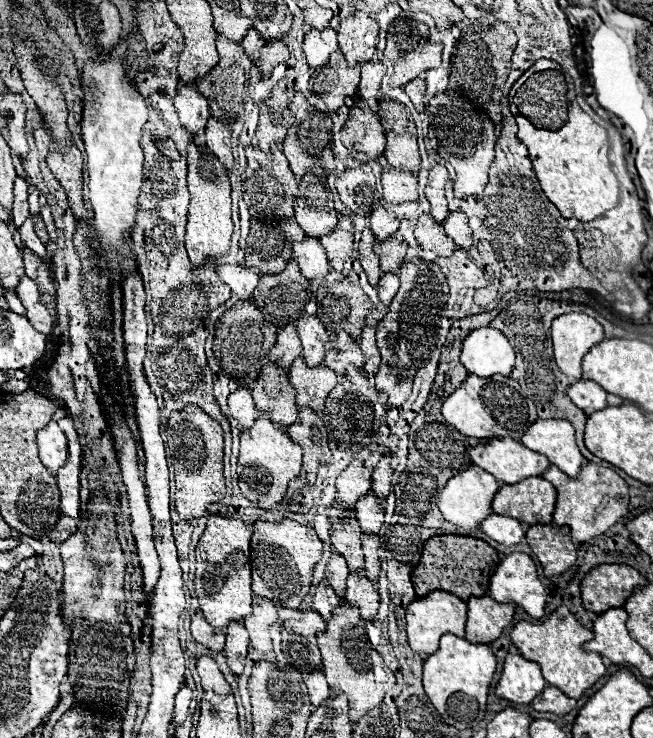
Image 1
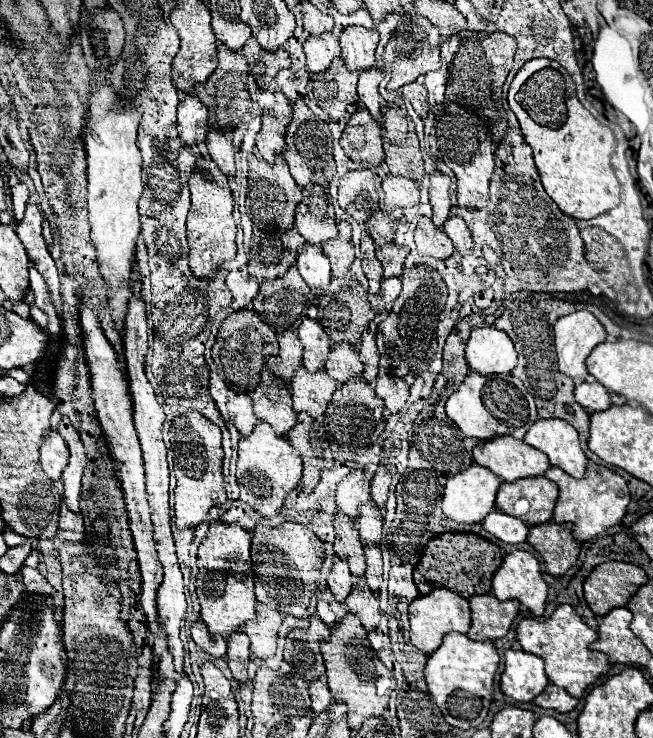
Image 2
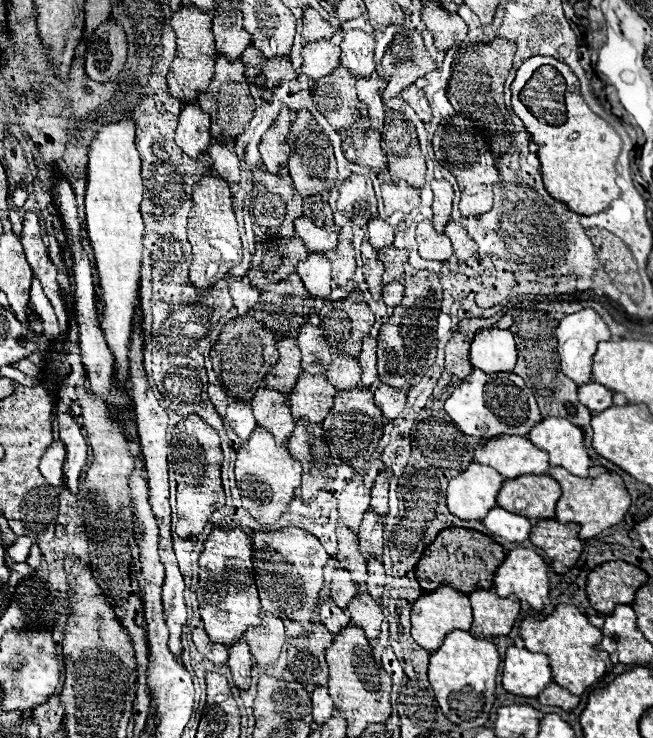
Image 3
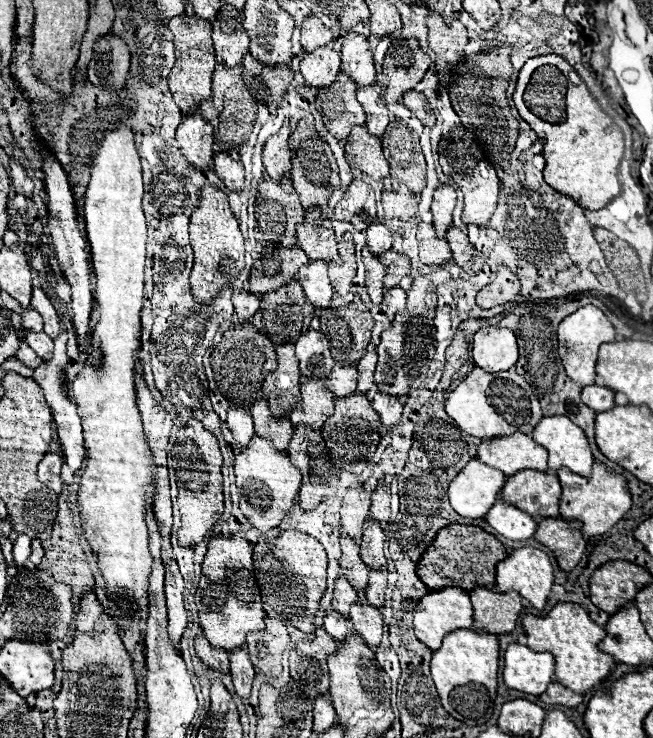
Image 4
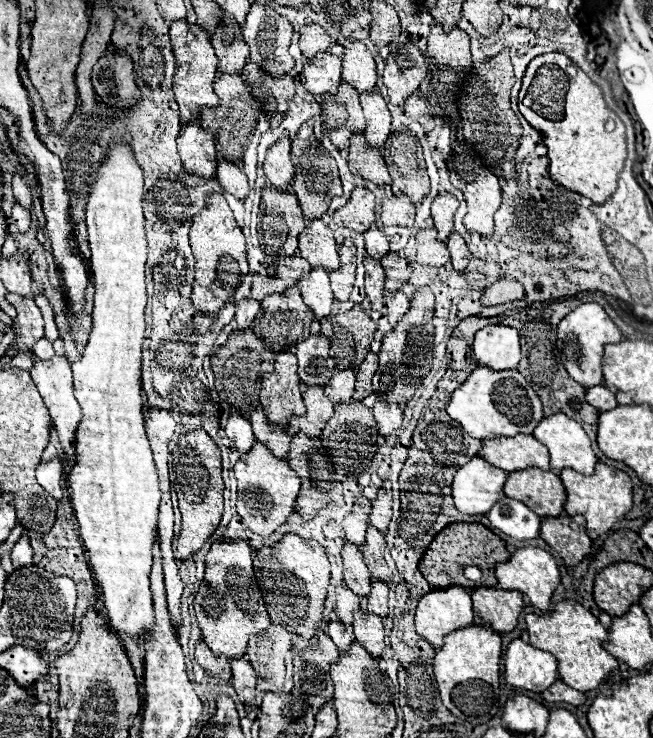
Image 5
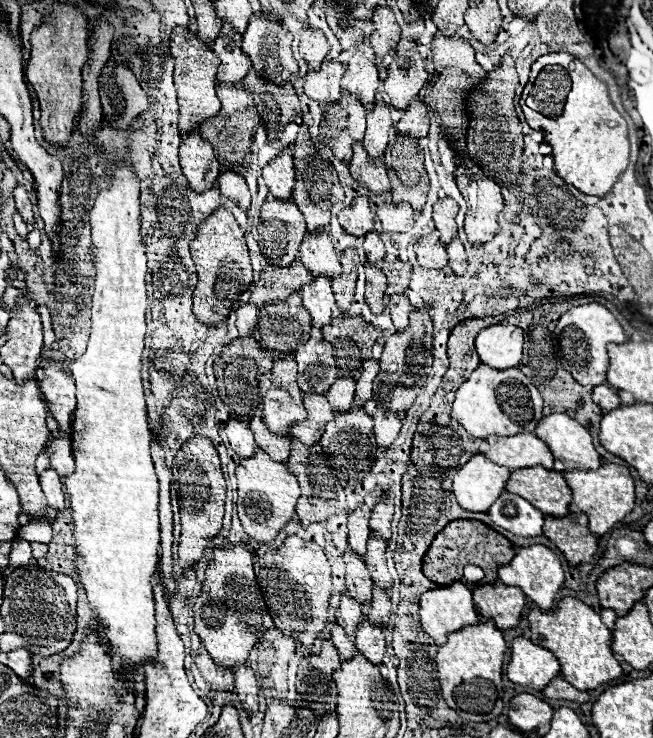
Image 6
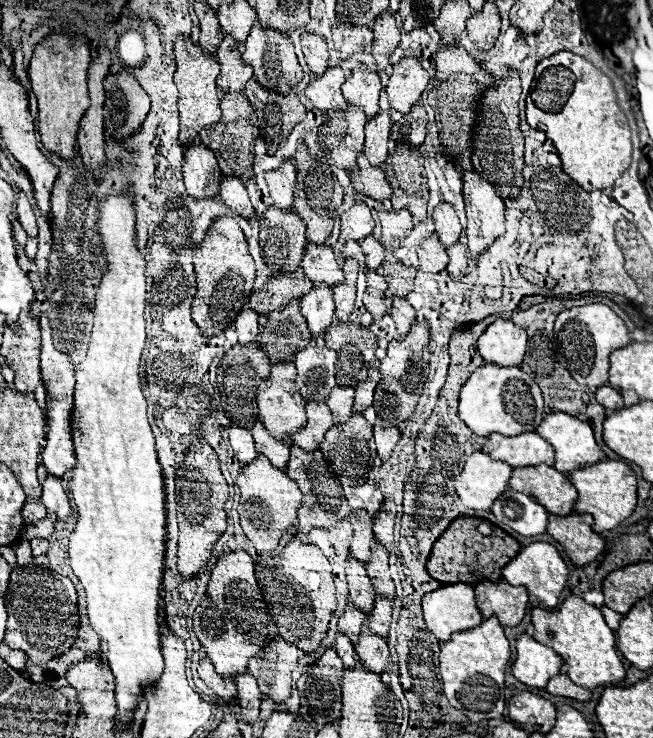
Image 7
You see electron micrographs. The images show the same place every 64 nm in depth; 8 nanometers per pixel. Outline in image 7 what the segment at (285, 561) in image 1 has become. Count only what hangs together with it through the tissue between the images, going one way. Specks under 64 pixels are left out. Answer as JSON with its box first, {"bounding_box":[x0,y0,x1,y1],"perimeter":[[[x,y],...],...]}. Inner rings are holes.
{"bounding_box":[256,538,336,654],"perimeter":[[[292,538],[280,556],[256,562],[256,580],[274,618],[274,624],[280,630],[280,636],[302,652],[316,654],[320,642],[326,638],[332,612],[336,610],[332,570],[322,550]]]}

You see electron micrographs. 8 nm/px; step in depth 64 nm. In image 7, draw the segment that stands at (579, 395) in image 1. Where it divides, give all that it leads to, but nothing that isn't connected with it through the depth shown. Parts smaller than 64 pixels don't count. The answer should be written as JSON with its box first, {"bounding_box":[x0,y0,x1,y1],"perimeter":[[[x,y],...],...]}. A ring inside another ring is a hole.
{"bounding_box":[596,386,624,410],"perimeter":[[[610,386],[598,388],[598,390],[596,390],[596,400],[598,400],[604,408],[608,408],[608,410],[620,410],[620,408],[624,408],[624,400],[622,400],[620,392],[614,390],[614,388],[610,388]]]}

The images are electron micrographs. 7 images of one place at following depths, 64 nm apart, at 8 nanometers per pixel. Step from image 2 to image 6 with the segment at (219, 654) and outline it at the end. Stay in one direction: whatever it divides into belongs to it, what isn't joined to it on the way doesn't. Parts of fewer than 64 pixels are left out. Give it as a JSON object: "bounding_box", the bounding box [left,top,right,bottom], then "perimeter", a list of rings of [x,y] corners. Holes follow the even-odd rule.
{"bounding_box":[196,648,234,692],"perimeter":[[[204,648],[198,650],[196,656],[196,666],[200,670],[200,674],[204,676],[204,680],[218,692],[232,692],[234,690],[234,676],[230,670],[218,668],[212,658],[208,656],[208,652]]]}

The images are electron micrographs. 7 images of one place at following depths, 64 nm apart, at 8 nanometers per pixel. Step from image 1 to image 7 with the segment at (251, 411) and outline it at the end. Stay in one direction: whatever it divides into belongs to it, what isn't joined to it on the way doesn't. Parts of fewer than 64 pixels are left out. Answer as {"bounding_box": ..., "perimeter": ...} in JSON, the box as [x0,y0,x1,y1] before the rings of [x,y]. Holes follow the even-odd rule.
{"bounding_box":[230,426,258,464],"perimeter":[[[232,426],[230,428],[230,444],[242,464],[250,464],[258,456],[254,450],[254,438],[252,438],[250,430],[246,430],[246,428]]]}

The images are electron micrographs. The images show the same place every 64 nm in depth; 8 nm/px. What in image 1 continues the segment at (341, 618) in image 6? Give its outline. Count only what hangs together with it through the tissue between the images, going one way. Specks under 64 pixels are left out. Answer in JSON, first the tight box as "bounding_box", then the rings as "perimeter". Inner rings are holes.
{"bounding_box":[326,548,348,596],"perimeter":[[[332,548],[332,556],[326,566],[326,582],[330,588],[334,588],[334,592],[338,596],[342,596],[346,592],[346,580],[348,580],[346,560]]]}

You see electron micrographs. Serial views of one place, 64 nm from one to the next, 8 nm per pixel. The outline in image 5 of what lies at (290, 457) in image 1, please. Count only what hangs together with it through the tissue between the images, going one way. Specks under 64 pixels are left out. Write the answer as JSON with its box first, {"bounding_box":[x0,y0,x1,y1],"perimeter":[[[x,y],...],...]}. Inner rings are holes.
{"bounding_box":[234,442,300,538],"perimeter":[[[260,442],[254,444],[250,452],[246,452],[236,464],[234,464],[234,474],[238,480],[238,514],[242,518],[242,524],[262,536],[270,538],[278,526],[282,526],[288,516],[294,512],[296,498],[300,492],[300,478],[298,474],[288,466],[286,460],[276,458],[268,448]]]}

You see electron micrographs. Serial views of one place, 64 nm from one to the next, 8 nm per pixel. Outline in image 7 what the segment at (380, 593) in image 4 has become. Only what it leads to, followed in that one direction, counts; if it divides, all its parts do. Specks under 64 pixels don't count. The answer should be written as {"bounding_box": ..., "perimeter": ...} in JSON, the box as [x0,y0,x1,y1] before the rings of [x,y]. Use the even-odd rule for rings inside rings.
{"bounding_box":[368,596,392,638],"perimeter":[[[376,596],[374,610],[368,618],[370,618],[370,630],[382,638],[388,638],[388,628],[390,628],[390,618],[392,618],[392,602],[384,600],[382,596]]]}

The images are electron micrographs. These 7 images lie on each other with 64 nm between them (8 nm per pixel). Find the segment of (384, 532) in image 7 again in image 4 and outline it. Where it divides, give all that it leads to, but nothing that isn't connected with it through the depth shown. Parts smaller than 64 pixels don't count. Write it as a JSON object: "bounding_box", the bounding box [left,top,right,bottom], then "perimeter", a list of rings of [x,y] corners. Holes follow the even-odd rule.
{"bounding_box":[370,486,390,522],"perimeter":[[[378,486],[372,494],[372,506],[370,506],[370,516],[376,522],[388,522],[390,520],[390,492],[384,486]]]}

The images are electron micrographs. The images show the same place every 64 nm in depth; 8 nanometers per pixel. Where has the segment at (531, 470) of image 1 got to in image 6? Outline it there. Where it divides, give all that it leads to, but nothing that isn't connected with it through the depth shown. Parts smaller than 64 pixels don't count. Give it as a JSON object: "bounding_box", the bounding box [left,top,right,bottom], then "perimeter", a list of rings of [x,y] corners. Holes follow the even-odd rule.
{"bounding_box":[486,434,554,470],"perimeter":[[[516,434],[516,436],[488,436],[490,448],[486,456],[510,470],[544,466],[552,468],[554,458],[550,448],[536,434]]]}

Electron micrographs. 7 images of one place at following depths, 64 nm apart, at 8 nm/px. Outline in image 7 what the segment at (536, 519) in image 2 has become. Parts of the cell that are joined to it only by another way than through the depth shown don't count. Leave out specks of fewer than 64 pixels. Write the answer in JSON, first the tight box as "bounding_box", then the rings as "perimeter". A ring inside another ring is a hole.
{"bounding_box":[508,464,578,516],"perimeter":[[[548,464],[514,468],[508,484],[516,492],[524,492],[530,498],[534,498],[550,514],[556,514],[556,516],[568,516],[578,496],[570,480]]]}

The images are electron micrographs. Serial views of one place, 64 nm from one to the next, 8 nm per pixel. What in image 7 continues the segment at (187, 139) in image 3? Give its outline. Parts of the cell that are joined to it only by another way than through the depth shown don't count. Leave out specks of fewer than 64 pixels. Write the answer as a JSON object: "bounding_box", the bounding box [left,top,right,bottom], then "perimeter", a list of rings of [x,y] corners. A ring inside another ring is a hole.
{"bounding_box":[184,140,220,200],"perimeter":[[[194,140],[186,150],[184,150],[184,184],[186,192],[192,198],[198,200],[208,200],[218,194],[220,190],[220,168],[216,162],[216,156],[210,148]]]}

